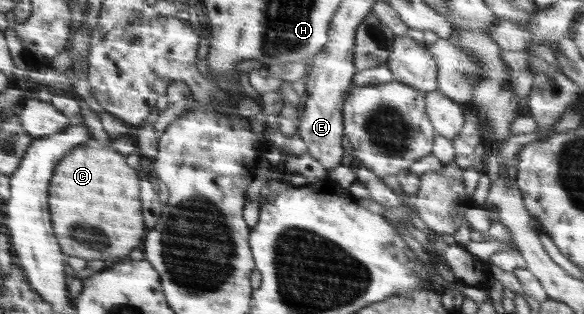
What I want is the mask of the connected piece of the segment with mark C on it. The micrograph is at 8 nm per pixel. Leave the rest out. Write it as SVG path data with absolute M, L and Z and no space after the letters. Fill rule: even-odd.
M94 139L77 148L66 162L62 160L62 166L56 166L58 174L50 186L50 210L54 210L54 230L58 230L61 250L88 262L124 258L142 244L146 234L140 210L140 178L112 146ZM82 232L88 238L80 238Z

